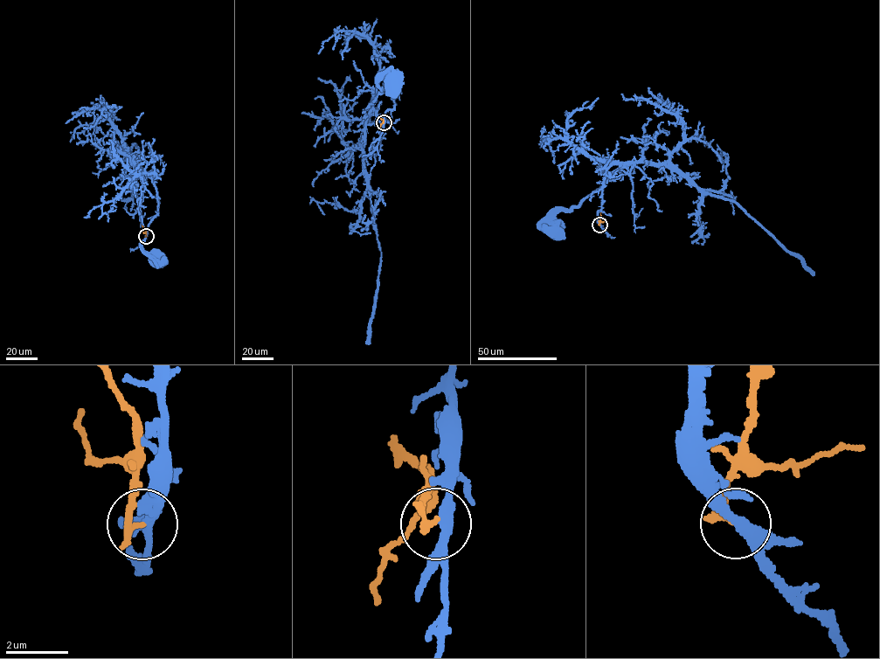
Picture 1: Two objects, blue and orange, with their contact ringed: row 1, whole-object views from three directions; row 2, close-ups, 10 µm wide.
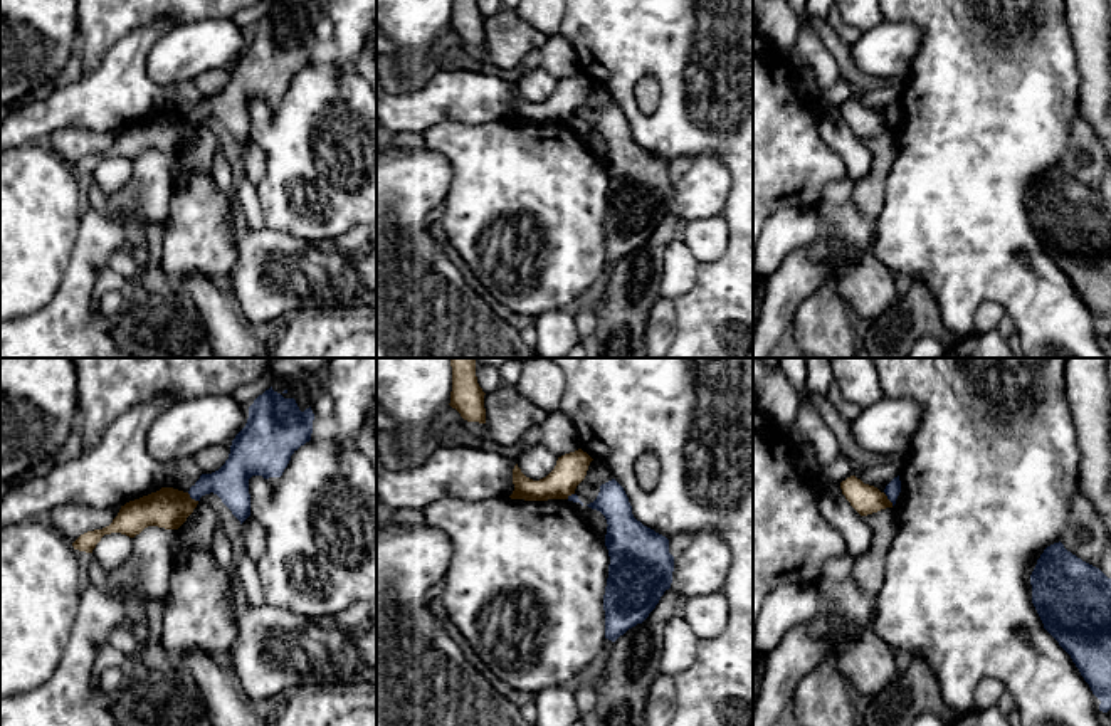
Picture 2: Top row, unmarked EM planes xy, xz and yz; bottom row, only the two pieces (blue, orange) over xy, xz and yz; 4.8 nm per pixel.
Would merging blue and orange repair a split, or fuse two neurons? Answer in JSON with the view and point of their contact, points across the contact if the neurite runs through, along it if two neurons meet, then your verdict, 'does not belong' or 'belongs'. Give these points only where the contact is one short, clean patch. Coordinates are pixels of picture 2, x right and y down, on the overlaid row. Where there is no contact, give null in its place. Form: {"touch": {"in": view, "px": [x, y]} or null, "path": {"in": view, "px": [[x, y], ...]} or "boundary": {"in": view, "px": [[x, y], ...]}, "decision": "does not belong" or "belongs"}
{"touch": {"in": "xy", "px": [192, 498]}, "boundary": {"in": "xy", "px": [[187, 493], [197, 501]]}, "decision": "does not belong"}

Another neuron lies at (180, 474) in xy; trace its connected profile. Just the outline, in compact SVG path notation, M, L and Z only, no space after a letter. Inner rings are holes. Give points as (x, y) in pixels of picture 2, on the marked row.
M190 457L165 464L165 481L170 487L188 492L200 479L202 471Z

